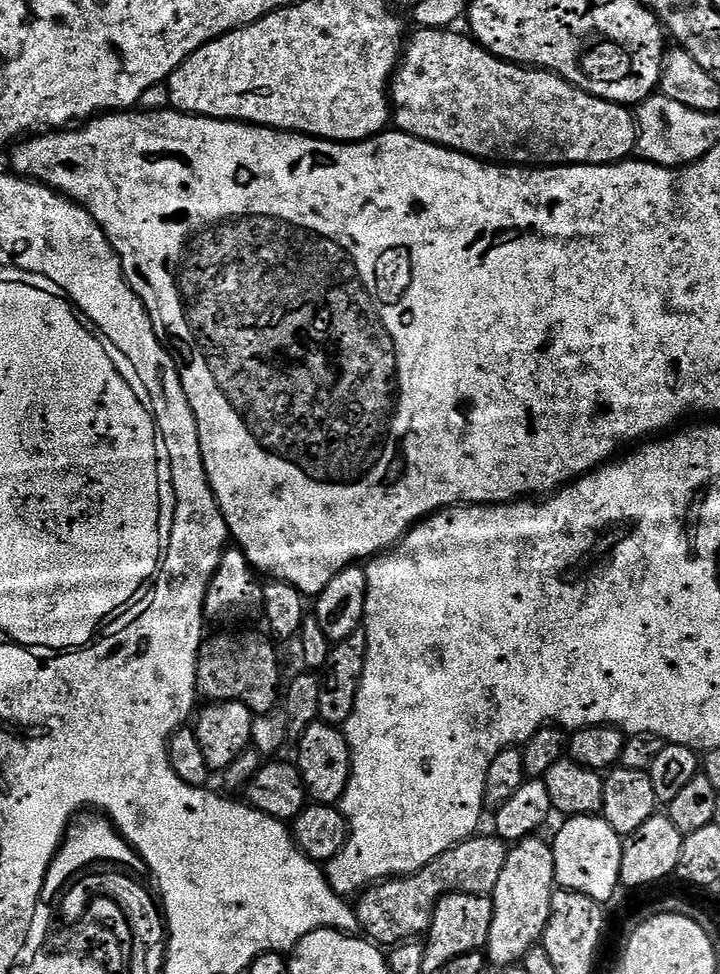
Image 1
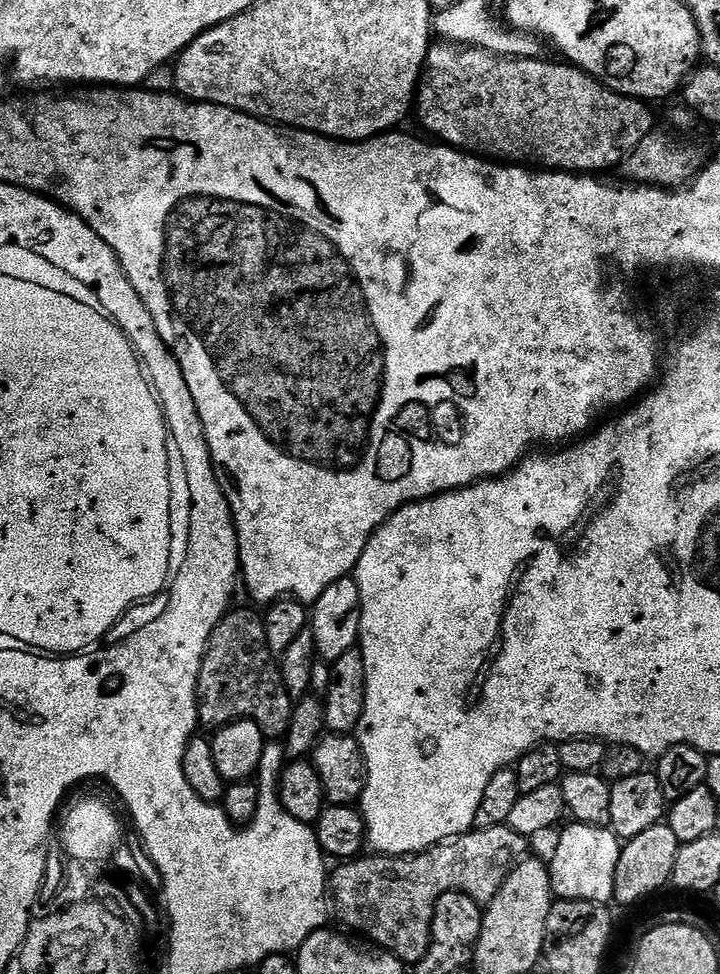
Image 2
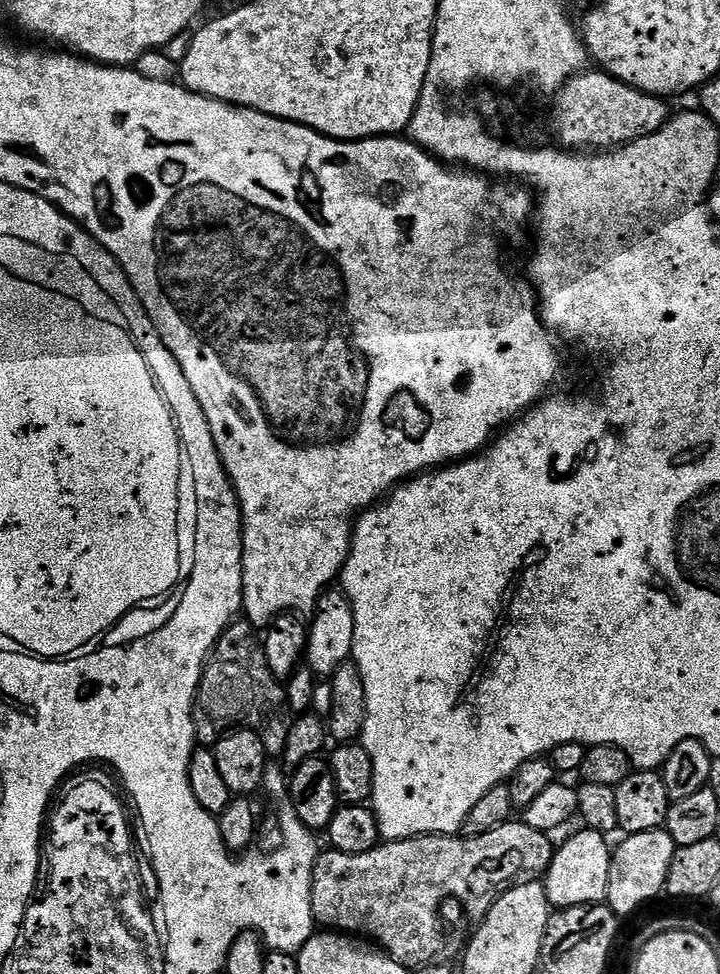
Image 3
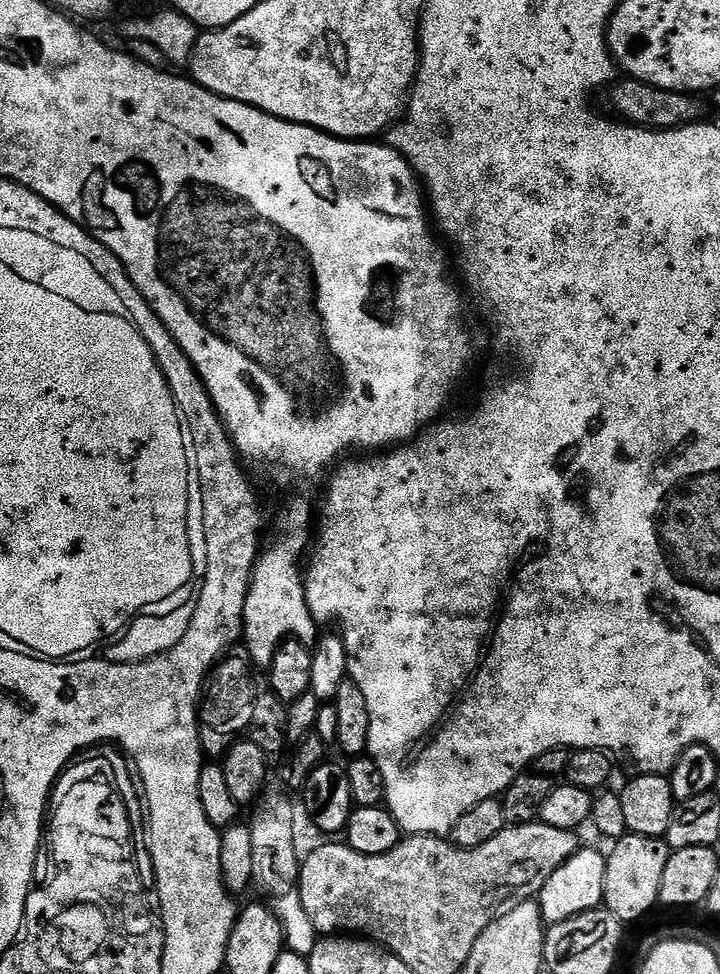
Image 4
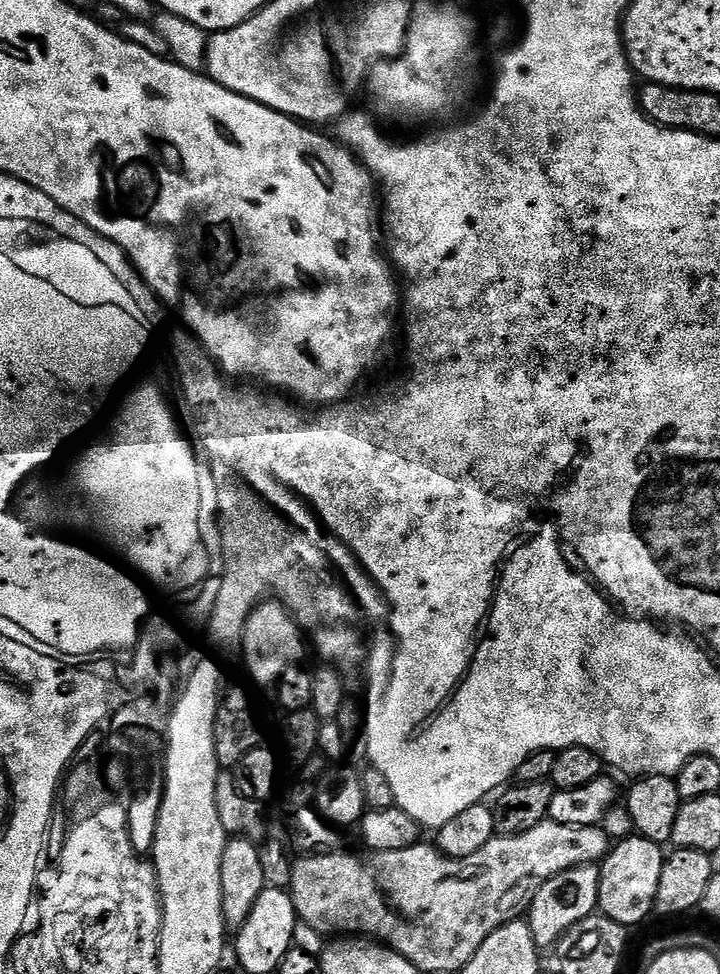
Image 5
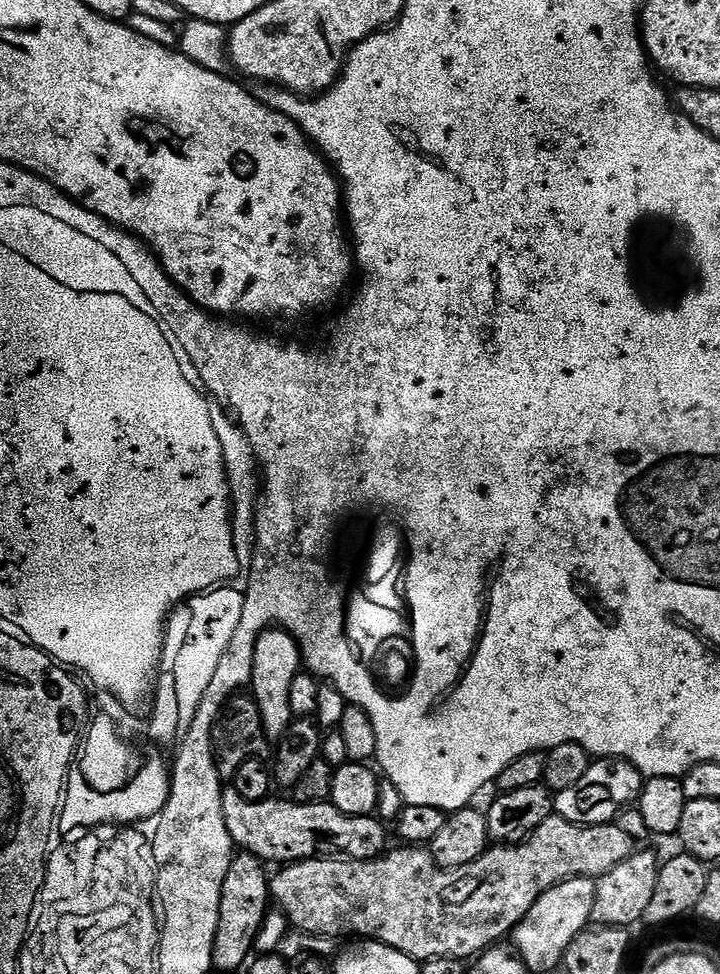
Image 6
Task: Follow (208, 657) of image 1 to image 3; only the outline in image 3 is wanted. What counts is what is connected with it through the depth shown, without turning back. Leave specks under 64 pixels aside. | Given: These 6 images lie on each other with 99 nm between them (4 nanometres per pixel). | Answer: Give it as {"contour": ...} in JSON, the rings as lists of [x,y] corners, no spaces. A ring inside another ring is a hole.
{"contour":[[[237,619],[212,647],[204,673],[200,676],[194,719],[196,738],[201,745],[214,746],[231,732],[250,730],[262,738],[262,746],[269,757],[283,757],[294,713],[285,685],[274,678],[274,674],[270,674],[270,666],[266,666],[266,650],[258,630],[247,619]]]}

